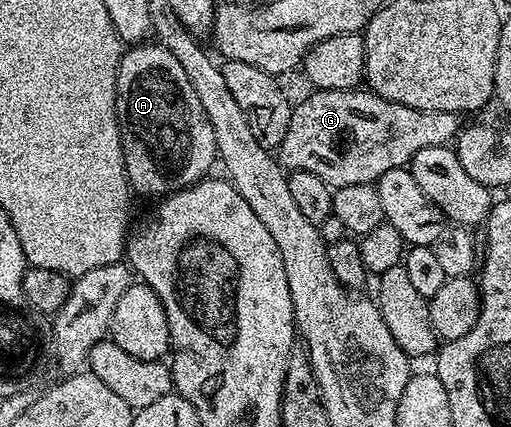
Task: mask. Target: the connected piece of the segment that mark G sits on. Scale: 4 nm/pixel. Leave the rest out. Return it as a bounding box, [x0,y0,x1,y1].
[277,87,461,189]

